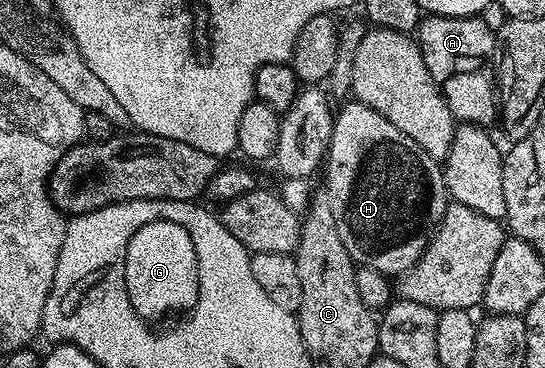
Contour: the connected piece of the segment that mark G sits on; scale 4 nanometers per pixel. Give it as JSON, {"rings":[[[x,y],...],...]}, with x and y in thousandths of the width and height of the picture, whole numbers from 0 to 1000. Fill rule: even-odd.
{"rings":[[[286,598],[239,644],[228,717],[231,802],[259,864],[281,870],[325,842],[347,845],[363,821],[363,709],[356,644],[330,609]]]}

